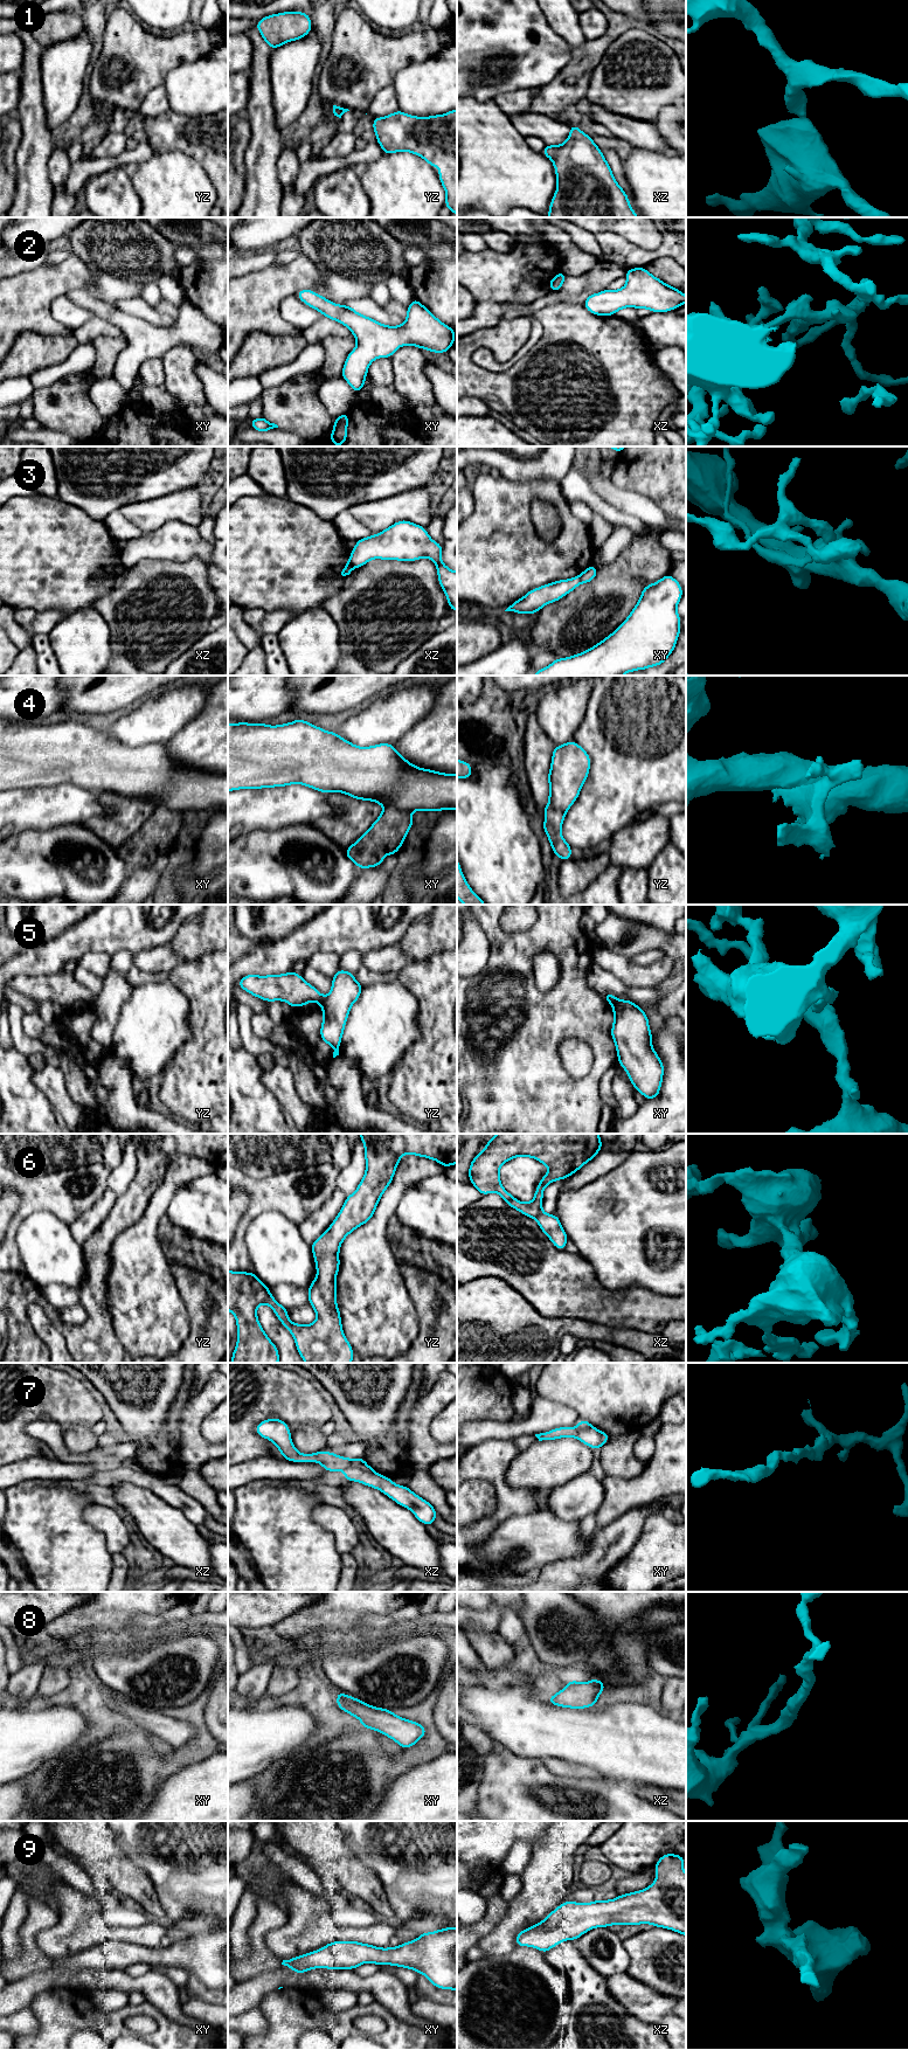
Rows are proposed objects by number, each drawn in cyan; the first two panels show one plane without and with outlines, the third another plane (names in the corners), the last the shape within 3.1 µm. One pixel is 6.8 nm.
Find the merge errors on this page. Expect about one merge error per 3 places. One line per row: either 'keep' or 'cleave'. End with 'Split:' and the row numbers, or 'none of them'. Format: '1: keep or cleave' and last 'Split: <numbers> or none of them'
1: keep
2: keep
3: cleave
4: cleave
5: cleave
6: keep
7: cleave
8: keep
9: keep
Split: 3, 4, 5, 7

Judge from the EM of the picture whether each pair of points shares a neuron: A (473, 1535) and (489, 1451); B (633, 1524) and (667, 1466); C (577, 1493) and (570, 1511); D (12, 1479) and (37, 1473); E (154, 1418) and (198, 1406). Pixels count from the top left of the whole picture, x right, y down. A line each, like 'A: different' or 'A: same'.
A: same
B: different
C: same
D: same
E: different

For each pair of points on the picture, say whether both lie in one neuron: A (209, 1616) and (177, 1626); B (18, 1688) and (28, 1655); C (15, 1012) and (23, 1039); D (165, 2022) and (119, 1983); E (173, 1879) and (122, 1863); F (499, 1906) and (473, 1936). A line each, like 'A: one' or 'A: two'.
A: one
B: two
C: one
D: two
E: two
F: one

